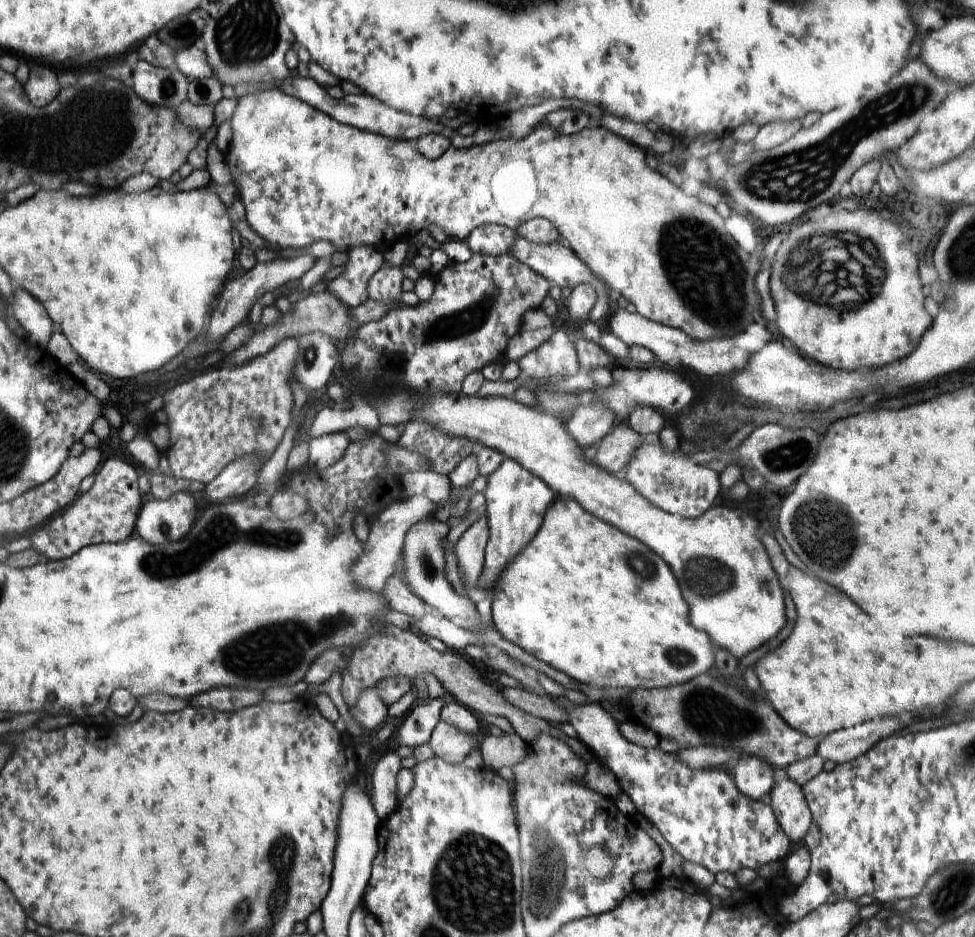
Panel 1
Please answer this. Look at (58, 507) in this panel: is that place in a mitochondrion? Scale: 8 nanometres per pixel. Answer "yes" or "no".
no

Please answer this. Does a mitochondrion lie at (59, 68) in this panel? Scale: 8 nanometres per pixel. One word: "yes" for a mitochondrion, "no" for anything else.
no

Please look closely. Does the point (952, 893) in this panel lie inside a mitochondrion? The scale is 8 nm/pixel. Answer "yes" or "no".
yes

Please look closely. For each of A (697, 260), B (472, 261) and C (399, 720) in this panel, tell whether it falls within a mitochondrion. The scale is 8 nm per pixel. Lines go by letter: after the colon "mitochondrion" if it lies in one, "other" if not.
A: mitochondrion
B: other
C: other

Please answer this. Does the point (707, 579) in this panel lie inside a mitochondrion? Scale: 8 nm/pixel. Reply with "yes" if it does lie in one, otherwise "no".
yes

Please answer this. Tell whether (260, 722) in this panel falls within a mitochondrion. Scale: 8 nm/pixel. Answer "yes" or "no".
no

